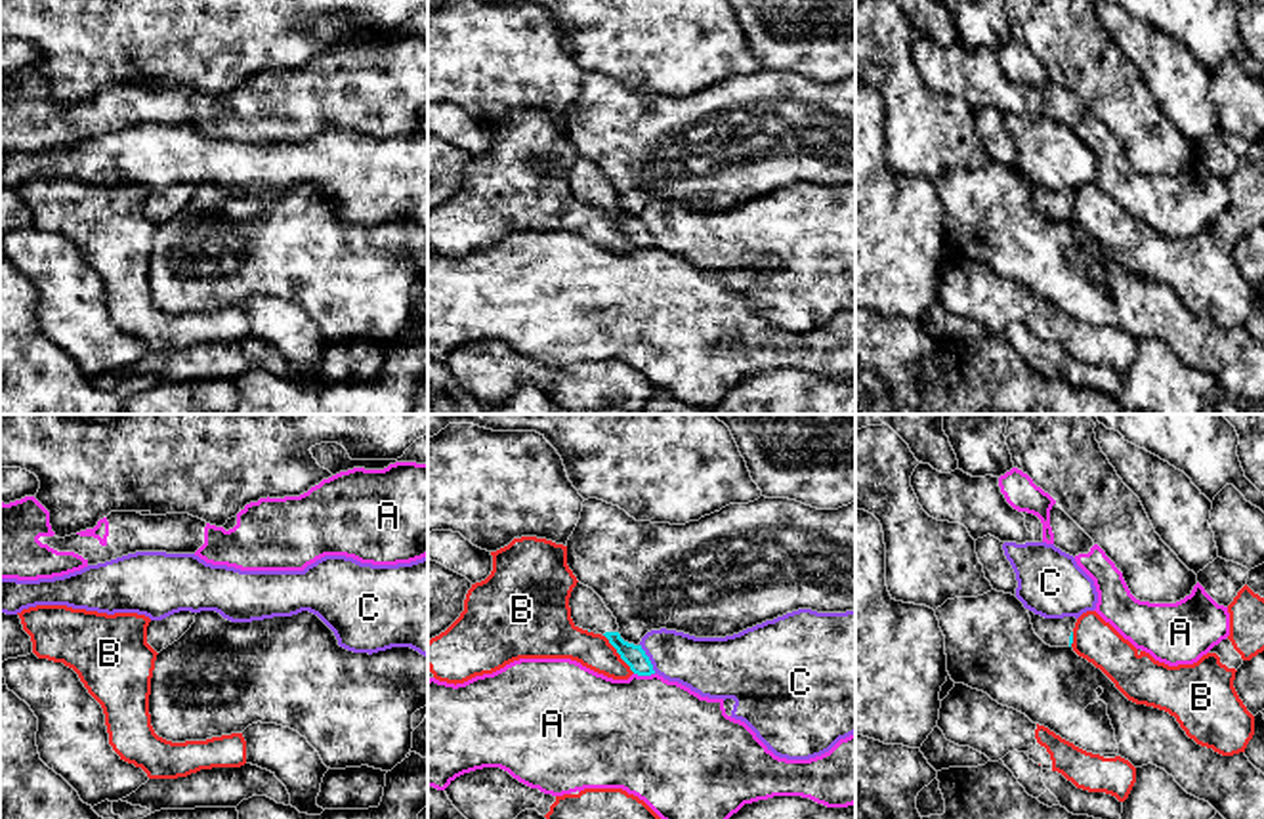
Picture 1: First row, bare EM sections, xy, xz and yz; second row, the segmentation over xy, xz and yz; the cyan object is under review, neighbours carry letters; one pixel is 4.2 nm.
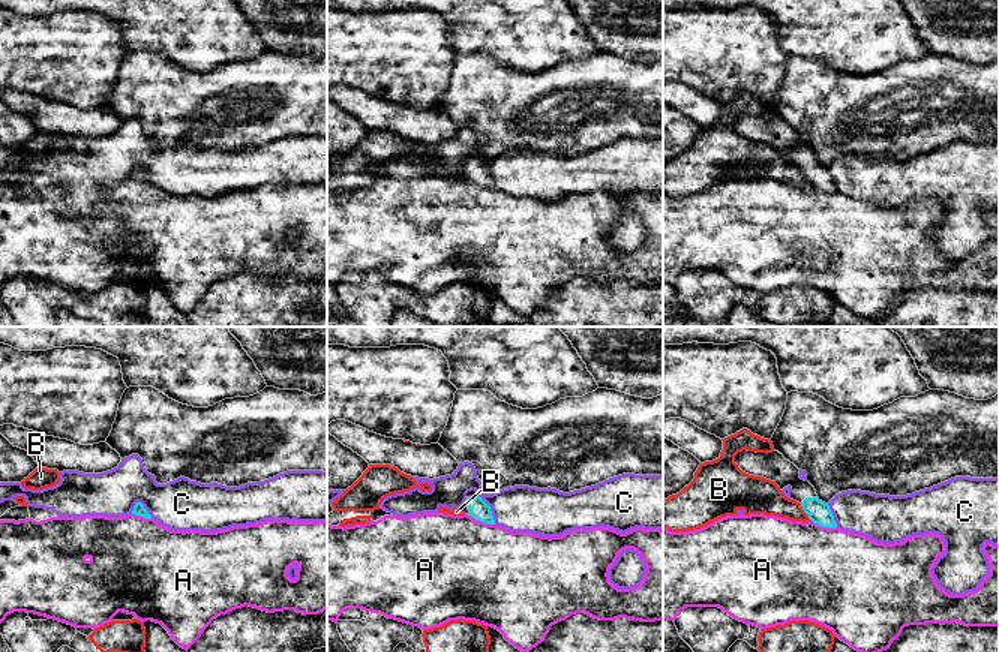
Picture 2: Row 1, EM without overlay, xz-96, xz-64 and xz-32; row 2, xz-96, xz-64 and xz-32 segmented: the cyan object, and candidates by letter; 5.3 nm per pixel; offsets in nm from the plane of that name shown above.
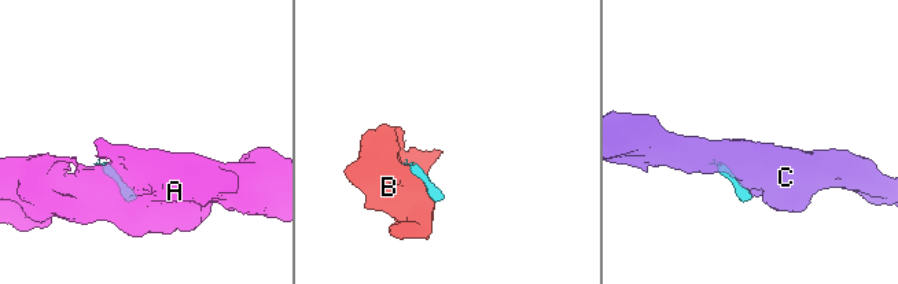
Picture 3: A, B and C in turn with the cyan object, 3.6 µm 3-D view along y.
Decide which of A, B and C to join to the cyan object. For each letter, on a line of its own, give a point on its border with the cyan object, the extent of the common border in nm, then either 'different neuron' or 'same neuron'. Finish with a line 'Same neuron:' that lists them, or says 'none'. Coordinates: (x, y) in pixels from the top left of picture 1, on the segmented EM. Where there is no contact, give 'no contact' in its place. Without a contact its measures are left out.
A: meets cyan in xz at (644, 674); contact 90 nm long; different neuron
B: meets cyan in xz at (617, 651); contact 220 nm long; different neuron
C: meets cyan in xz at (648, 659); contact 140 nm long; different neuron
Same neuron: none

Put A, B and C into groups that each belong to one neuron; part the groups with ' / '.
A / B / C

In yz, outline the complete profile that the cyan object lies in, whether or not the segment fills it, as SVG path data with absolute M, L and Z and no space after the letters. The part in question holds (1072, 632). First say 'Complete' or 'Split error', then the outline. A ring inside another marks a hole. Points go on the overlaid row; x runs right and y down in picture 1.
Split error. M1029 611L1031 624L1035 634L1050 647L1071 647L1073 643L1073 628L1077 619L1064 617L1064 619L1044 619Z

